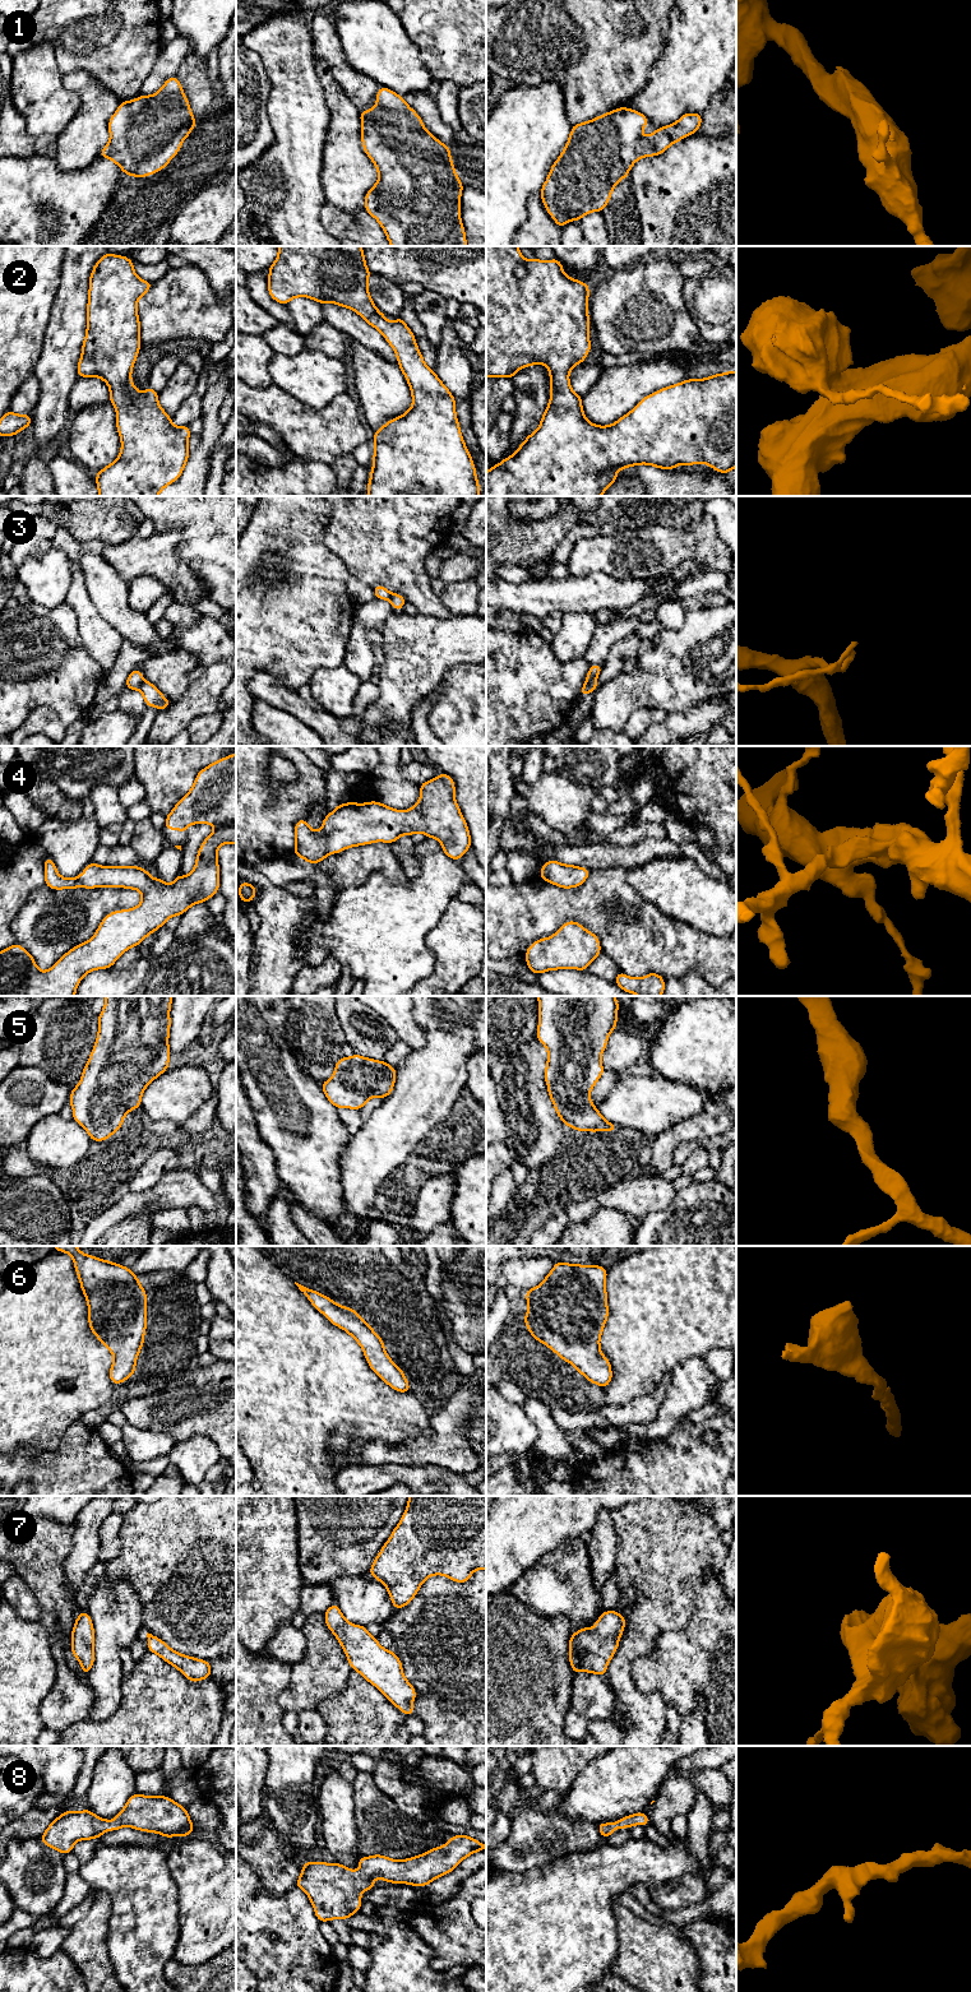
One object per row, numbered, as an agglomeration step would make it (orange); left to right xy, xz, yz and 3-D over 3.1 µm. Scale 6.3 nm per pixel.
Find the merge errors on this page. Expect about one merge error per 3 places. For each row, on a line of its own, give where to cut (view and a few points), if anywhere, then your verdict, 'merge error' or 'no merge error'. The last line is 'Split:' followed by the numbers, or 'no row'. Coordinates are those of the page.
1: cut none; no merge error
2: cut none; no merge error
3: cut yz (595, 677), (585, 685); merge error
4: cut none; no merge error
5: cut none; no merge error
6: cut none; no merge error
7: cut none; no merge error
8: cut none; no merge error
Split: 3

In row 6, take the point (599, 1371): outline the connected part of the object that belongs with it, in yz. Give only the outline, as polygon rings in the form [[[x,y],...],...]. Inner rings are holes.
[[[556,1261],[544,1282],[524,1294],[528,1311],[523,1317],[531,1335],[561,1359],[573,1365],[589,1382],[606,1388],[612,1379],[610,1361],[601,1353],[600,1338],[607,1321],[607,1269]]]

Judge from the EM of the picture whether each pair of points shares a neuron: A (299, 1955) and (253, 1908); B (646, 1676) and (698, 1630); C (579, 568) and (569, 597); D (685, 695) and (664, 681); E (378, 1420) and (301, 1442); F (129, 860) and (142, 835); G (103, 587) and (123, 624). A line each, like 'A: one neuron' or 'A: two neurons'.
A: one neuron
B: one neuron
C: two neurons
D: one neuron
E: one neuron
F: two neurons
G: one neuron

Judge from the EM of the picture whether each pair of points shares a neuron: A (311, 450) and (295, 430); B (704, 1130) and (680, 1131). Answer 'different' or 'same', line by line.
A: same
B: same

